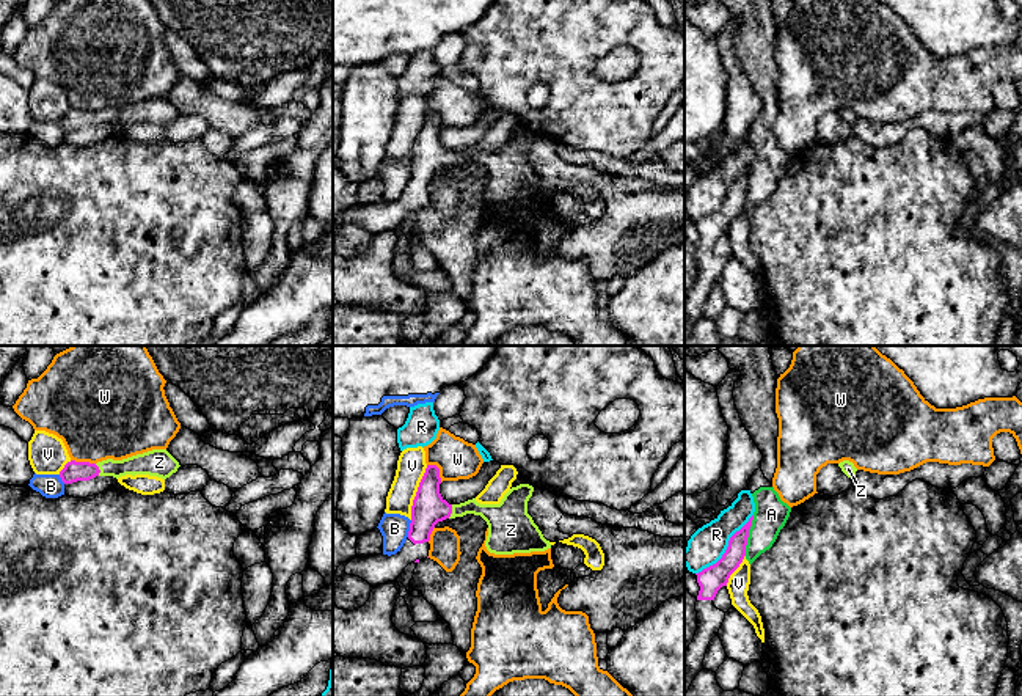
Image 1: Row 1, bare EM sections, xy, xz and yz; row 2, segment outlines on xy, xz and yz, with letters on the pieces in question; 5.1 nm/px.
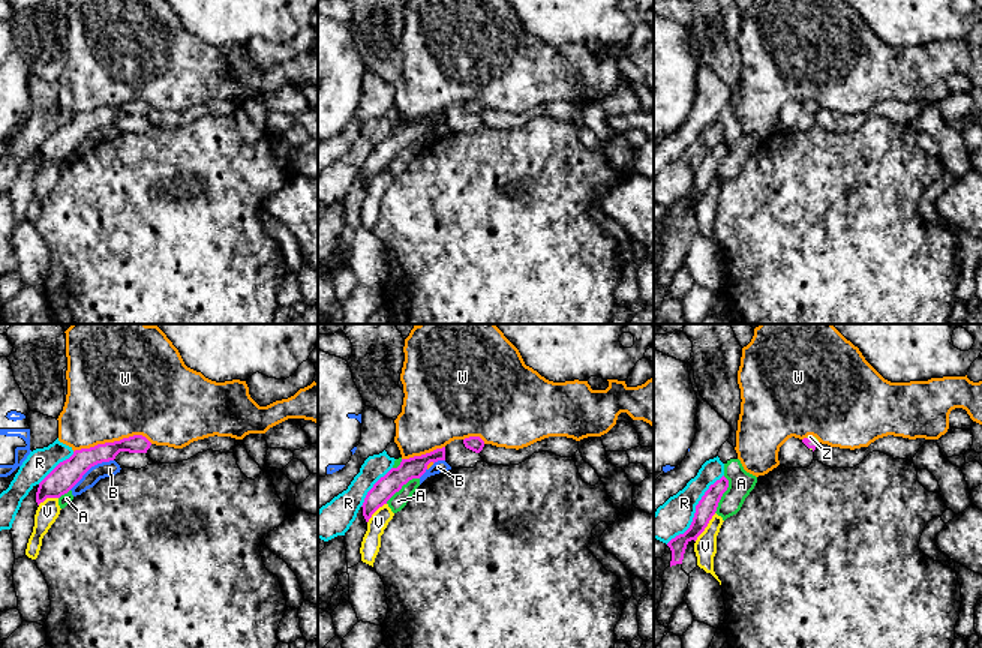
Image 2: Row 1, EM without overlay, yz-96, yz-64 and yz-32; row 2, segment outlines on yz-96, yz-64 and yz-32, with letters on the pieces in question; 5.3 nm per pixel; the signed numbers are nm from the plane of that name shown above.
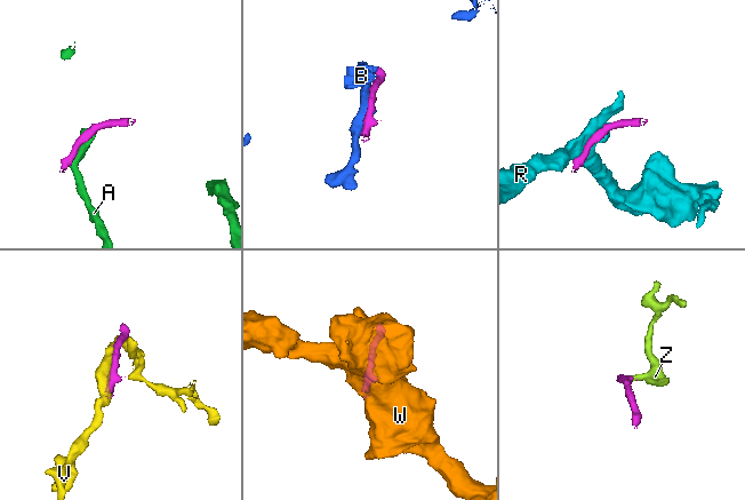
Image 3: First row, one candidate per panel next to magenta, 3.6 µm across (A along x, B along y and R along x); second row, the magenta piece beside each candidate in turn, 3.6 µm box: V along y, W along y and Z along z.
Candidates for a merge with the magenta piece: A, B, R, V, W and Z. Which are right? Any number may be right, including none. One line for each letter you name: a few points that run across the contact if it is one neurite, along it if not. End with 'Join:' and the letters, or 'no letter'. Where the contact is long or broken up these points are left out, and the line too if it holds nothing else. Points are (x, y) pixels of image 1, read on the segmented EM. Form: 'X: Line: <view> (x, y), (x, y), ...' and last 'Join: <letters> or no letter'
Z: Line: xz (429, 508), (451, 511), (484, 509), (498, 517)
Join: Z

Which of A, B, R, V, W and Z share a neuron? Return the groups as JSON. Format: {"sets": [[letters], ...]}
{"sets": [["A"], ["B"], ["R"], ["V"], ["W"], ["Z"]]}

